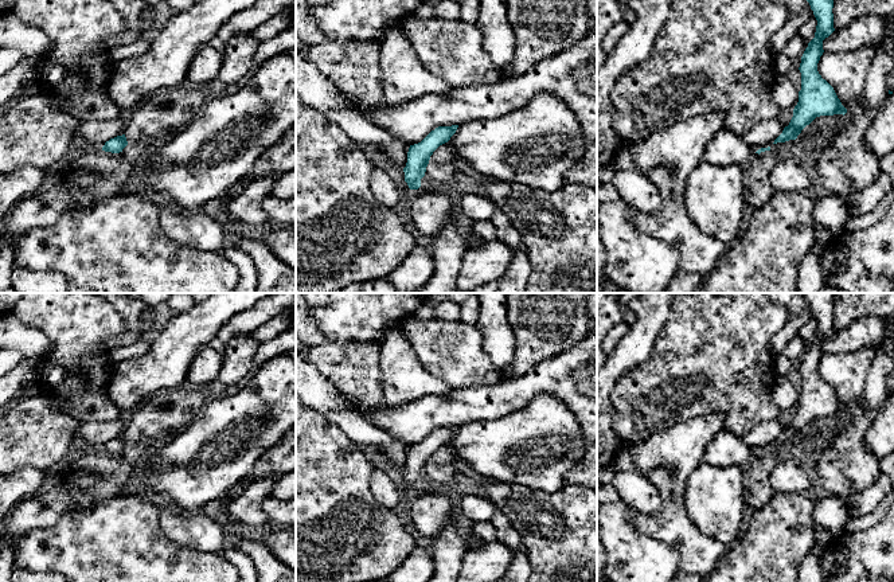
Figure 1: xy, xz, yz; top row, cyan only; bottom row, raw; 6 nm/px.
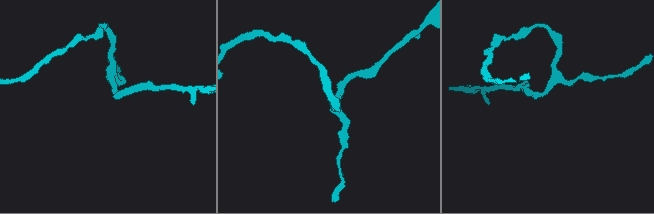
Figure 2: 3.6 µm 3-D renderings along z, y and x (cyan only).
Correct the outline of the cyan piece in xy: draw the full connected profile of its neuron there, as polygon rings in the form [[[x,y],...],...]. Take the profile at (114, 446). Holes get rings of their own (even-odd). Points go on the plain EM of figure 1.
[[[122,435],[122,437],[117,437],[106,442],[105,446],[102,448],[102,452],[120,454],[126,446],[128,446],[126,438],[125,435]]]

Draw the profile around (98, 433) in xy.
[[[120,418],[113,421],[89,421],[79,423],[77,434],[86,442],[102,449],[110,440],[122,437],[125,427]]]

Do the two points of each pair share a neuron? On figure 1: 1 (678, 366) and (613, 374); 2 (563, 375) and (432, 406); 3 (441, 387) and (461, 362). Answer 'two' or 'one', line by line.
1: two
2: one
3: two

